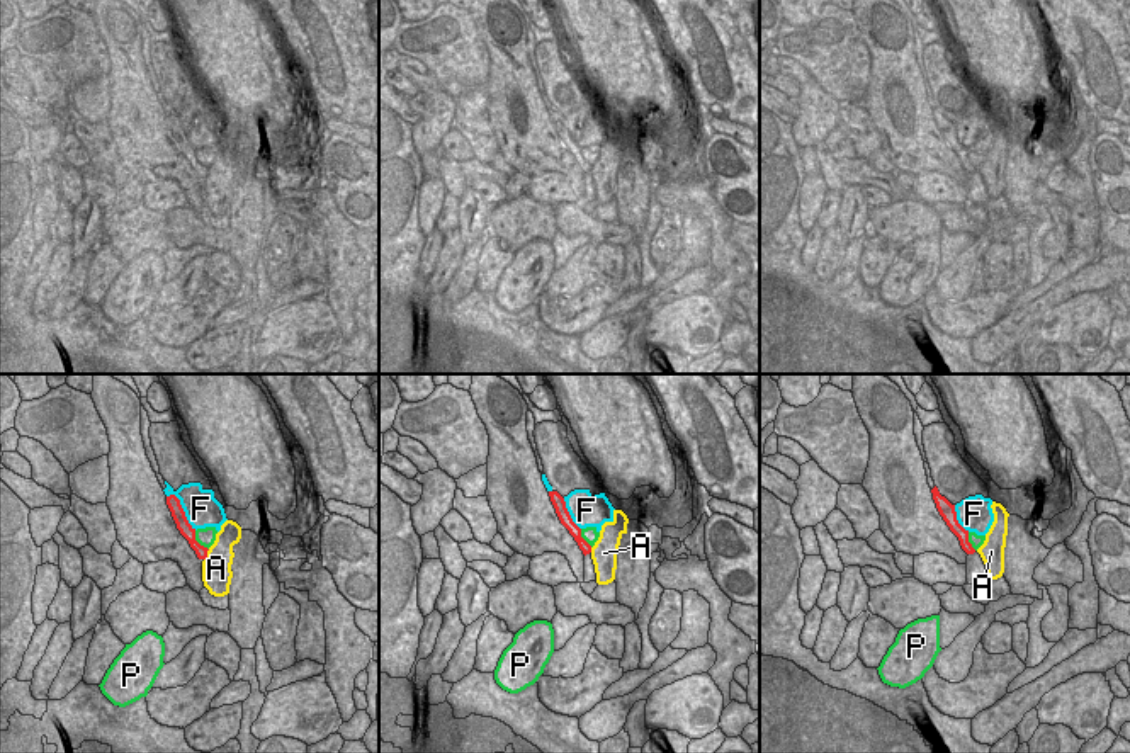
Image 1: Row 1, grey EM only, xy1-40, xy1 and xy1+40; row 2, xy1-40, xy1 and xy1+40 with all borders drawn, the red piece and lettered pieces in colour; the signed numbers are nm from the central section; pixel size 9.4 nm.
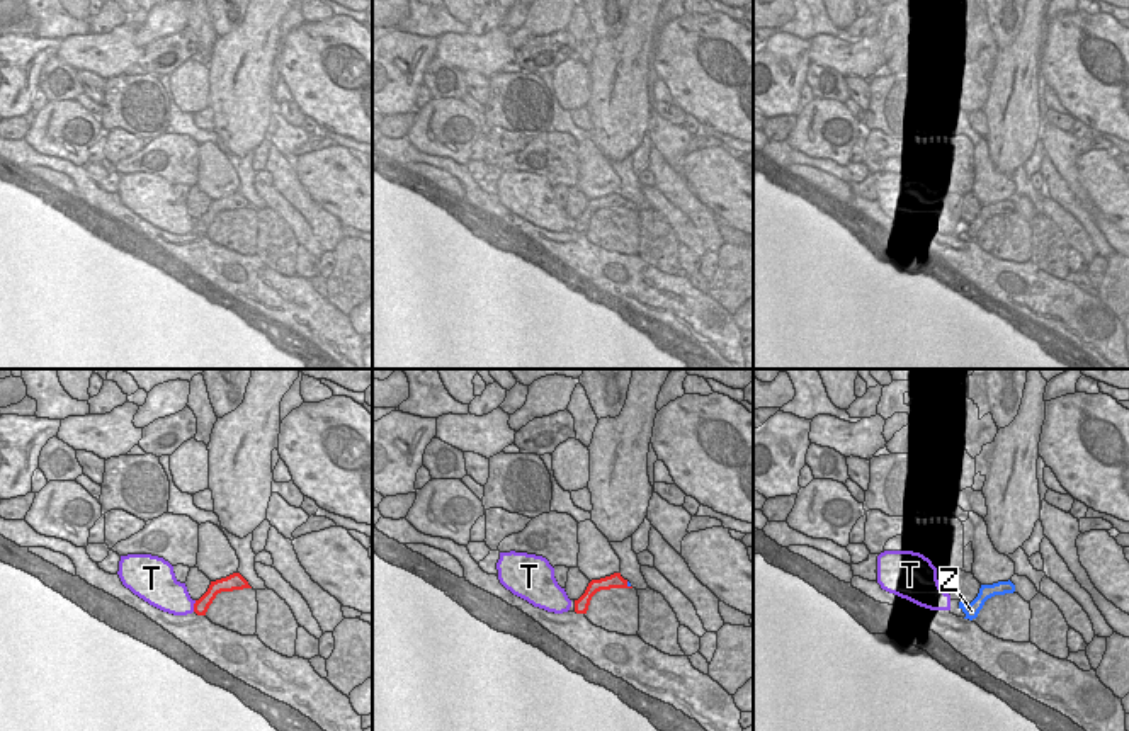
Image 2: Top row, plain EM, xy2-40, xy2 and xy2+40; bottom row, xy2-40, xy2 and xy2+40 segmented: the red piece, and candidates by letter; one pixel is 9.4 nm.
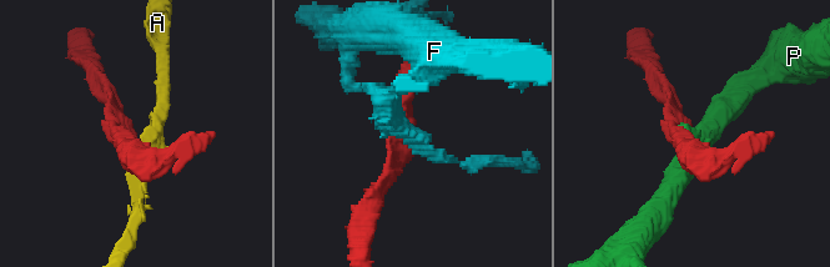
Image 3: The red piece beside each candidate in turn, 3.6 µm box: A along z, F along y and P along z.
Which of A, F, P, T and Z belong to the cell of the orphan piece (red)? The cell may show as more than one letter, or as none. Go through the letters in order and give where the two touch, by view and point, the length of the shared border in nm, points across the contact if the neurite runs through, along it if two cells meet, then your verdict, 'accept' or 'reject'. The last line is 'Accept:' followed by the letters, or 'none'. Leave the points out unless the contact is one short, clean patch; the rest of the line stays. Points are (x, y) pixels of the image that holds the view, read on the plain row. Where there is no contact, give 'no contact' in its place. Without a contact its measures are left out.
A: contact xy1-40 (206, 174); length 120 nm; border xy1-40 (209, 169), (204, 179); reject
F: contact xy1-40 (182, 128); length 440 nm; reject
P: contact xy1-40 (196, 160); length 240 nm; reject
T: contact xy2-40 (194, 225); length 120 nm; reject
Z: contact xy2 (626, 204); length 70 nm; accept
Accept: Z

